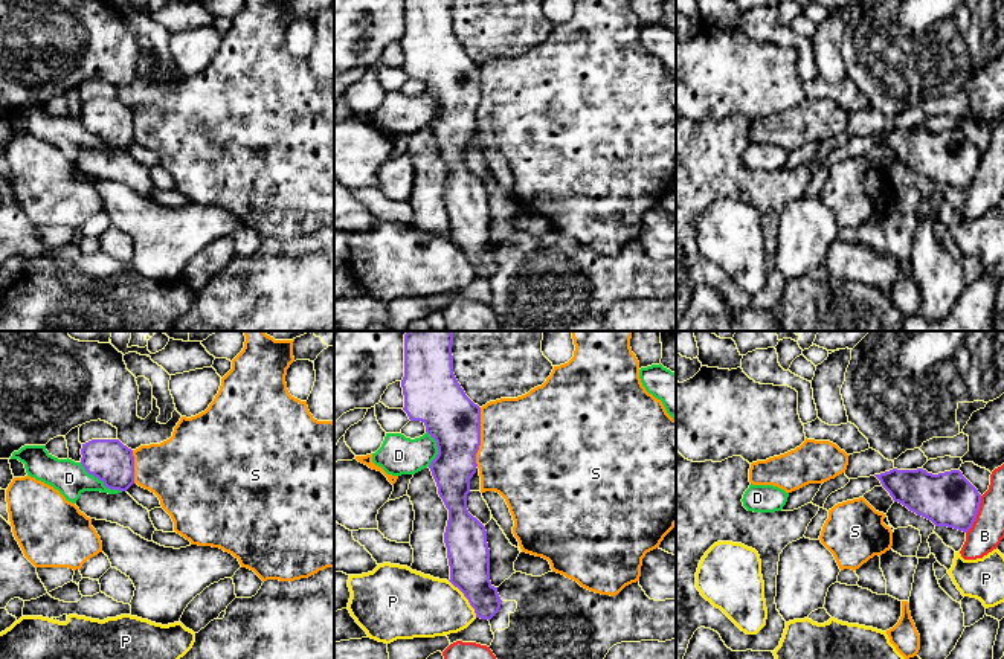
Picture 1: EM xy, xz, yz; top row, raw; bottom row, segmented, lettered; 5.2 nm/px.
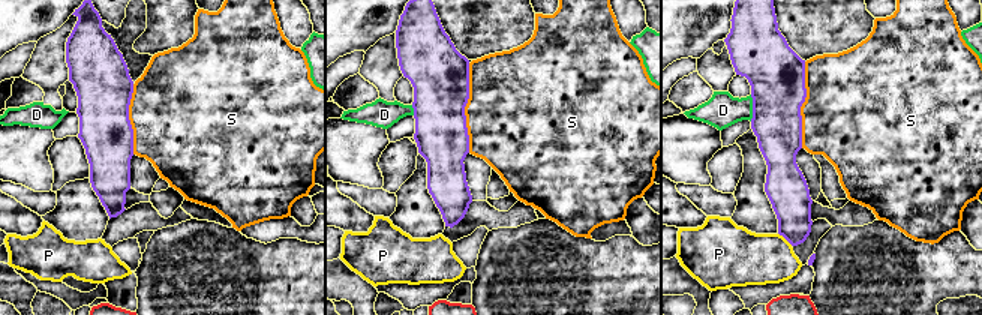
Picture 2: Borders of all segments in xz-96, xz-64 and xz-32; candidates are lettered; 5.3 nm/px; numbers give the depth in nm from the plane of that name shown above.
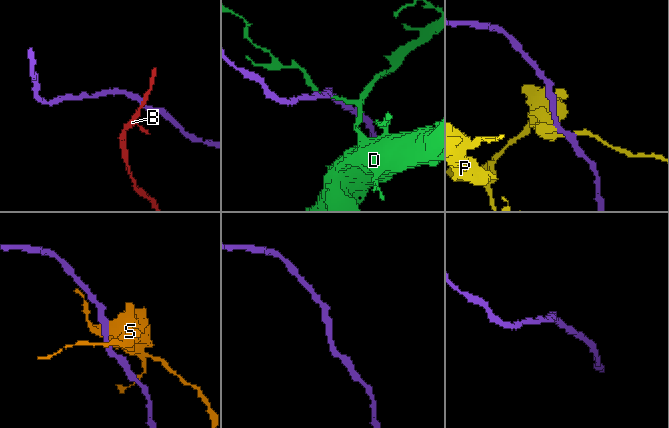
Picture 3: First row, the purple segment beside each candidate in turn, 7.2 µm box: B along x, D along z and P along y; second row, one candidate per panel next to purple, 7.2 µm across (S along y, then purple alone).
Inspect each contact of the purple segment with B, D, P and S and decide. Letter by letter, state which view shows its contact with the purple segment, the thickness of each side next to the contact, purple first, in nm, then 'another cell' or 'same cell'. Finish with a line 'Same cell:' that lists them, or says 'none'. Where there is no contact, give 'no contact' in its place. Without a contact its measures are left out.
B: meets purple in yz; 280 nm thick on the purple side, 170 nm on the other; another cell
D: meets purple in xy; 220 nm thick on the purple side, 180 nm on the other; another cell
P: meets purple in xz; 220 nm thick on the purple side, 340 nm on the other; another cell
S: meets purple in xz; 280 nm thick on the purple side, 480 nm on the other; another cell
Same cell: none

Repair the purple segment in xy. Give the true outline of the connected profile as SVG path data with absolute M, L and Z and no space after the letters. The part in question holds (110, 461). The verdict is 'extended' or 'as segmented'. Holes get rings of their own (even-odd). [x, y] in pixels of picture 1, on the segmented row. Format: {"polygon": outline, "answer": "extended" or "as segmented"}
{"polygon": "M92 439L82 444L81 464L110 490L127 491L134 484L133 450L119 439Z", "answer": "as segmented"}

